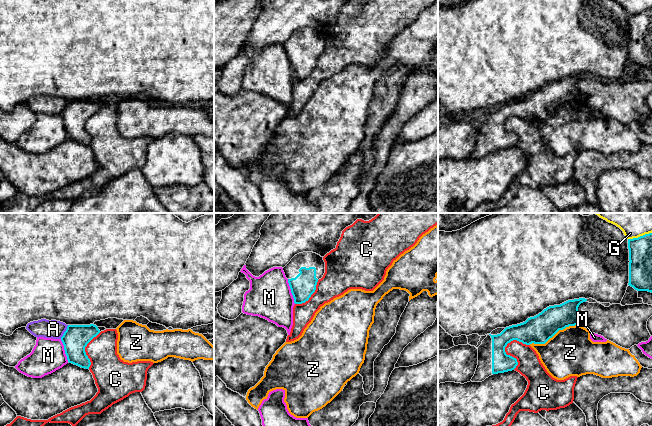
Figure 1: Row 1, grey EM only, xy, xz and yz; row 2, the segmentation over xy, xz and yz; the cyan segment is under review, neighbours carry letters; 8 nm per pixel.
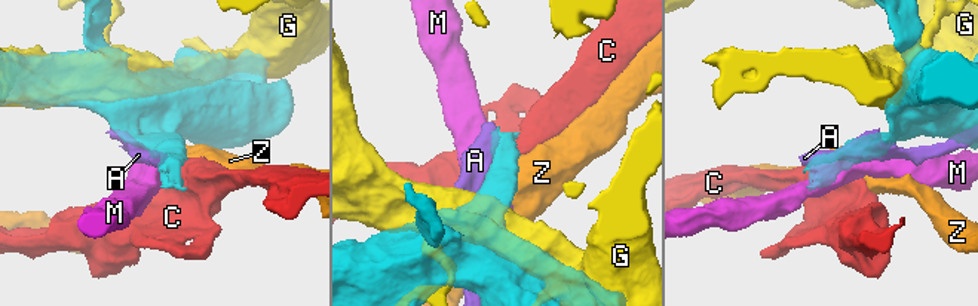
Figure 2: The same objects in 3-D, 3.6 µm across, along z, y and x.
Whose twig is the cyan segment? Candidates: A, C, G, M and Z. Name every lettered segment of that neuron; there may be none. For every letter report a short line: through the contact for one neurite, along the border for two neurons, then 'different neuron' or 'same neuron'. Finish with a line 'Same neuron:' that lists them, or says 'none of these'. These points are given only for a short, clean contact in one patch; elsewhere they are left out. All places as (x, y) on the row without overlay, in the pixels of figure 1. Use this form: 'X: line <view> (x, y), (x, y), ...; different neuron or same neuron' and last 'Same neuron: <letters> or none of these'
A: different neuron
C: different neuron
G: different neuron
M: different neuron
Z: different neuron
Same neuron: none of these

